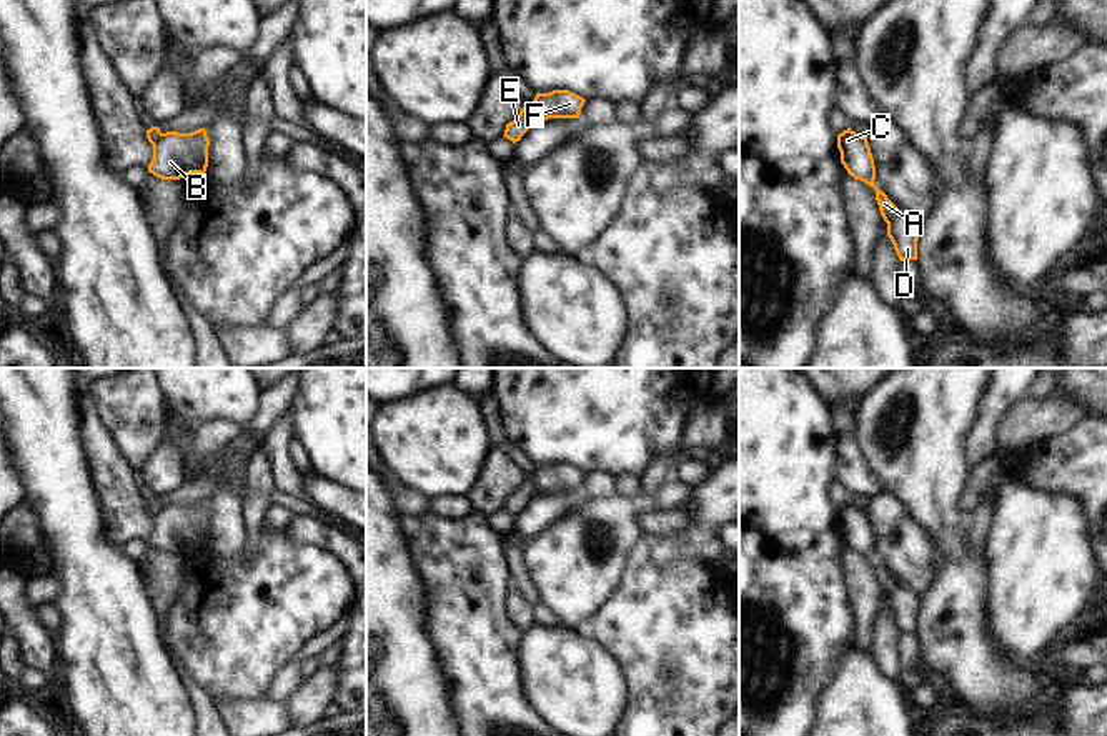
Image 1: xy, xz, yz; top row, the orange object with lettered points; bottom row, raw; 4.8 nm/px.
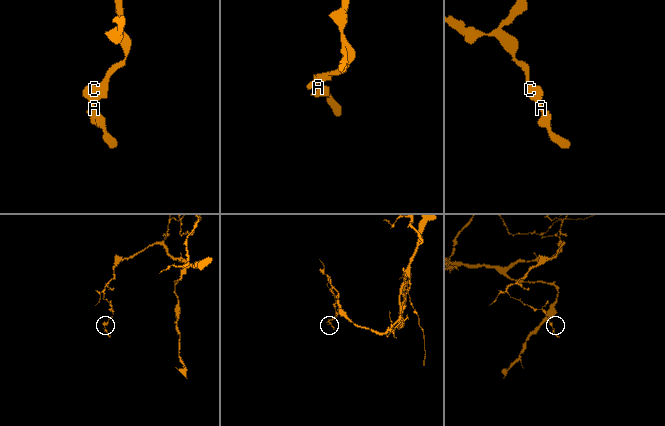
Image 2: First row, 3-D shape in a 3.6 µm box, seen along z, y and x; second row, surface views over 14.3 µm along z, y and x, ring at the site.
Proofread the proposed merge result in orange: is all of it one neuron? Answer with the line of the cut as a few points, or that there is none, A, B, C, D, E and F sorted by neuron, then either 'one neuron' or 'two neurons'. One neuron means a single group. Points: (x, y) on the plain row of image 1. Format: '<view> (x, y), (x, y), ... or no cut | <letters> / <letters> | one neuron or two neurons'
xz (530, 477), (536, 490) | A D E / B C F | two neurons

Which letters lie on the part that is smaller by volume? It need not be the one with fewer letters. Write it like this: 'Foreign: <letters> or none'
Foreign: A, D, E

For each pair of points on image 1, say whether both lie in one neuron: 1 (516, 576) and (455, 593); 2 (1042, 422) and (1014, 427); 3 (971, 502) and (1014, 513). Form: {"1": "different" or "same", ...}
{"1": "different", "2": "same", "3": "different"}

